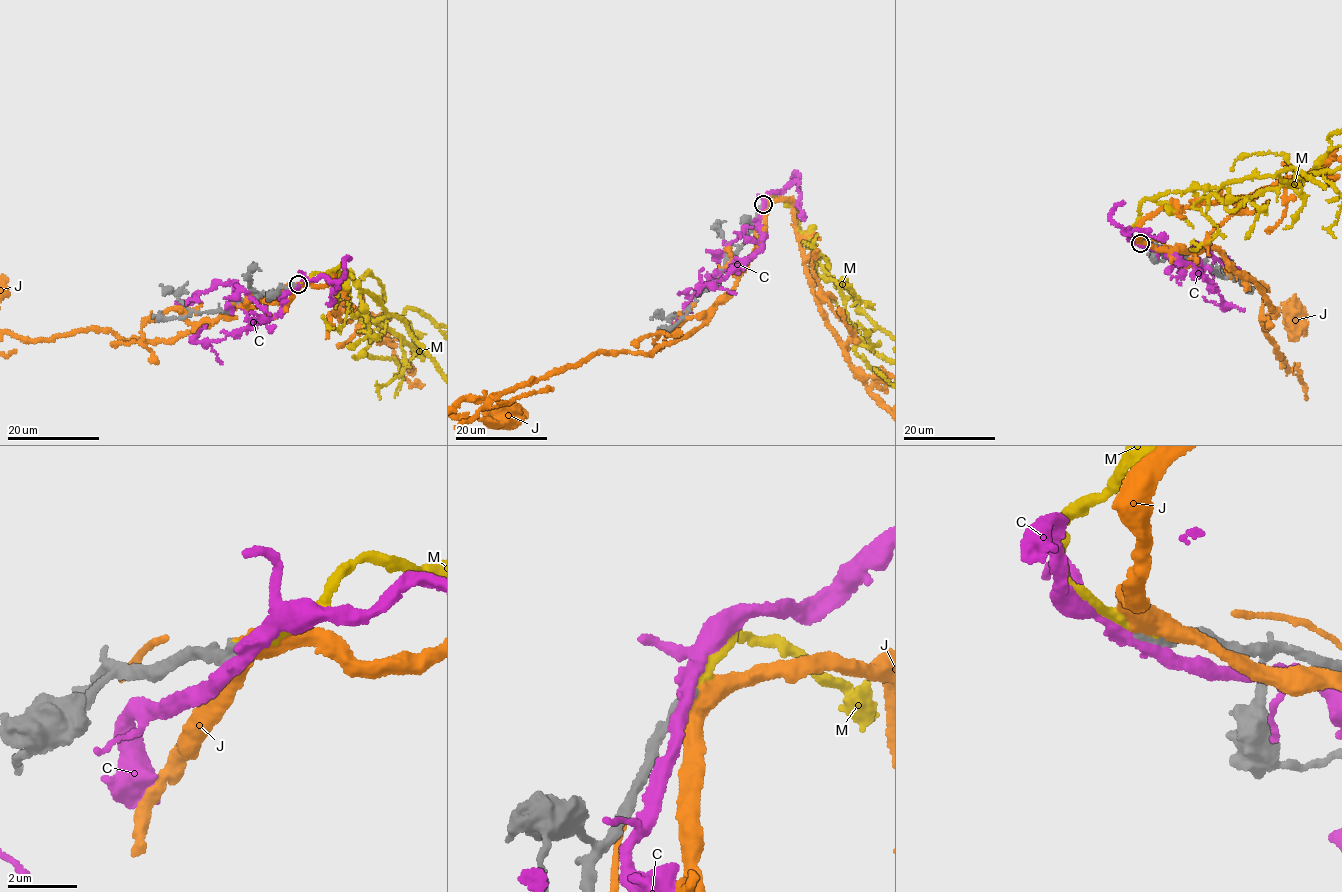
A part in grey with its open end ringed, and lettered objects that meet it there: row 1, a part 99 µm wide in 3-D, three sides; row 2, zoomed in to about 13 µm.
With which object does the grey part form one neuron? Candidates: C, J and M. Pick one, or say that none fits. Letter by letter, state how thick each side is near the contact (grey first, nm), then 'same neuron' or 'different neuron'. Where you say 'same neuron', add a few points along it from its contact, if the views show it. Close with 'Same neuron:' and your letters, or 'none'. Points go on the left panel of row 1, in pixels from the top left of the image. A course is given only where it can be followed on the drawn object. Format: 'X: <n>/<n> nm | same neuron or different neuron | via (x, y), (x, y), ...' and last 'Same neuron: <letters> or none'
C: 440/400 nm | different neuron
J: 440/500 nm | different neuron
M: 440/320 nm | same neuron
Same neuron: M

